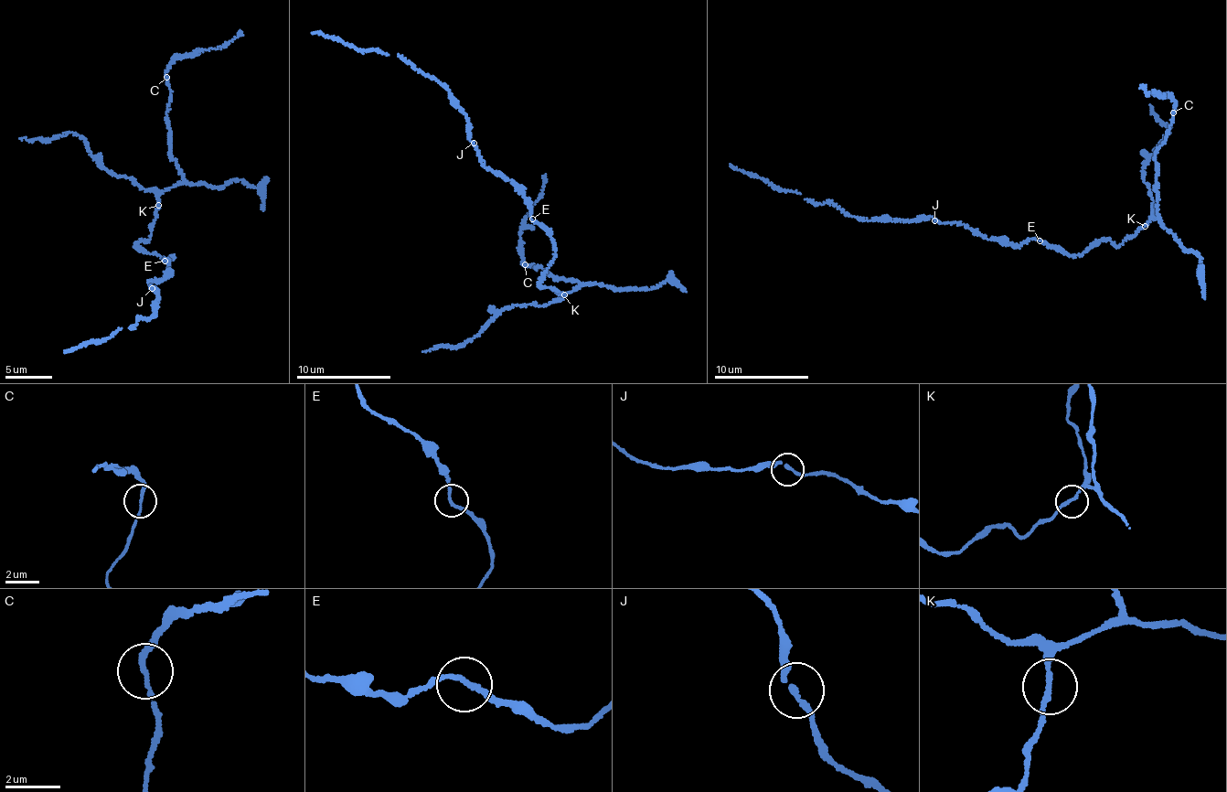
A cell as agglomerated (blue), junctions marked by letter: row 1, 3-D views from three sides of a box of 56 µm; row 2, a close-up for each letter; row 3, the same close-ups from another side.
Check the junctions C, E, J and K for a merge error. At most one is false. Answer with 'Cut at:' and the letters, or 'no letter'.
Cut at: no letter

